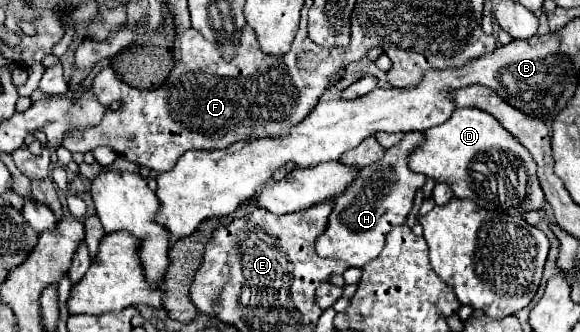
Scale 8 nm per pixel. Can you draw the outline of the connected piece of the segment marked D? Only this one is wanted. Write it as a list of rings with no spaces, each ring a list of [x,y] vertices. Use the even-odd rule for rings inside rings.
[[[471,107],[455,109],[443,125],[431,127],[425,135],[425,145],[411,153],[409,165],[413,171],[433,177],[437,183],[451,185],[455,197],[471,199],[479,207],[489,211],[507,211],[509,215],[539,211],[547,203],[531,153],[527,153],[527,147],[523,147],[493,115]],[[519,165],[527,167],[527,175],[531,175],[531,179],[527,179],[531,191],[519,191]]]

